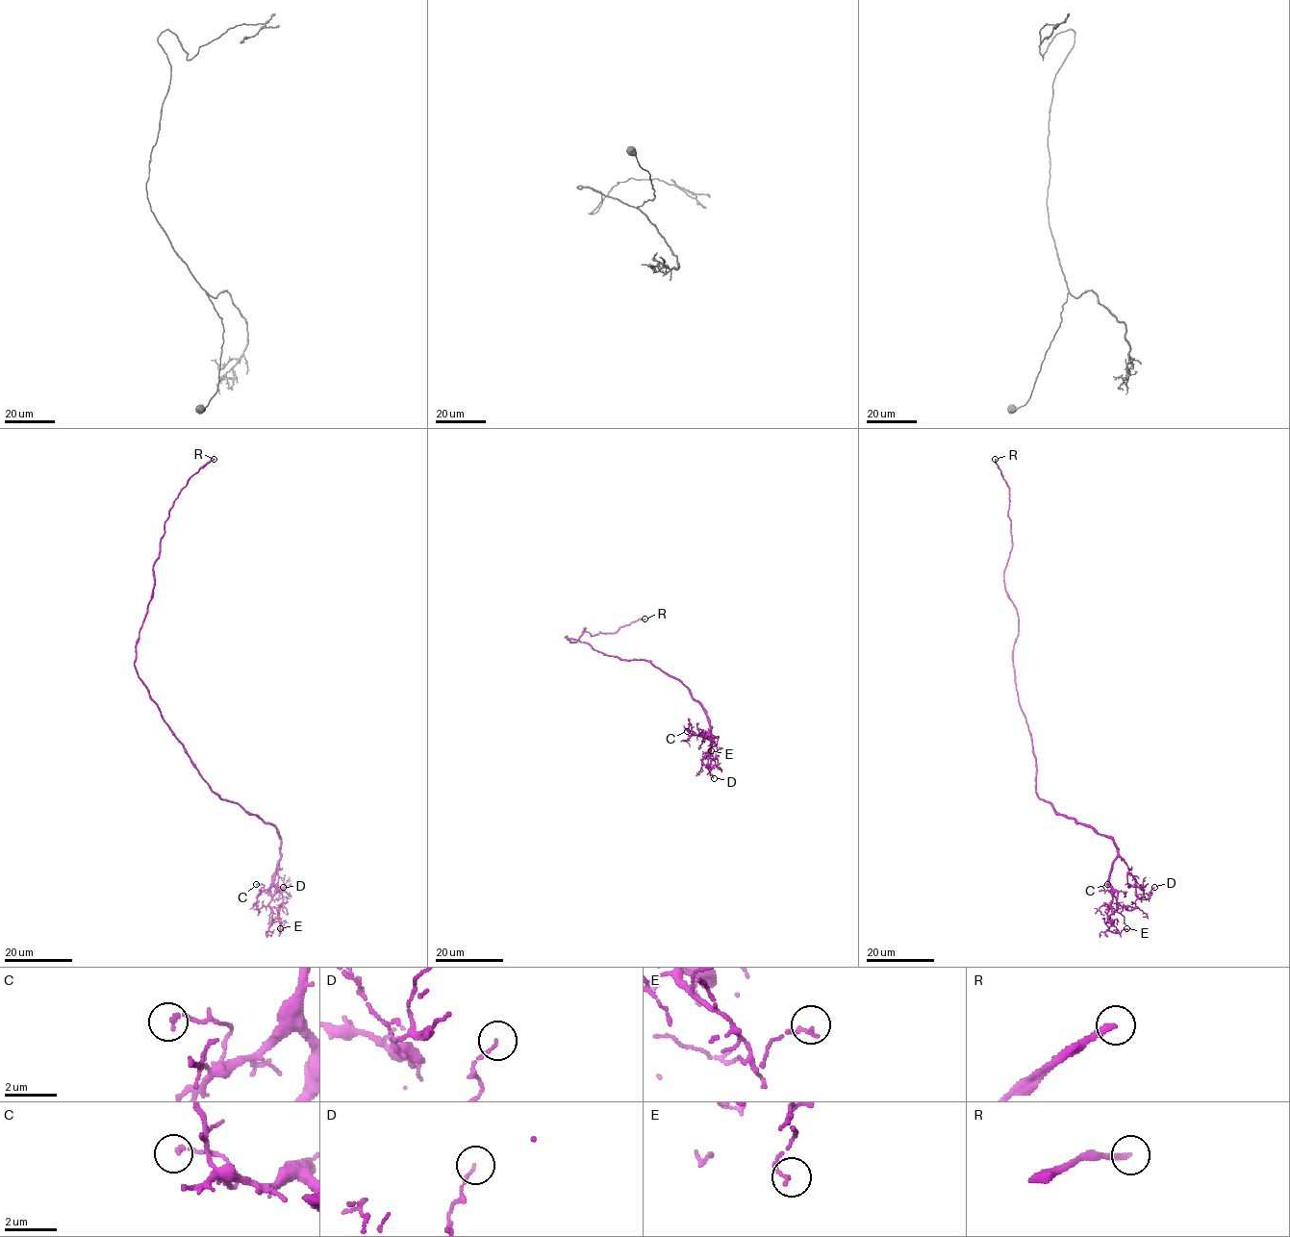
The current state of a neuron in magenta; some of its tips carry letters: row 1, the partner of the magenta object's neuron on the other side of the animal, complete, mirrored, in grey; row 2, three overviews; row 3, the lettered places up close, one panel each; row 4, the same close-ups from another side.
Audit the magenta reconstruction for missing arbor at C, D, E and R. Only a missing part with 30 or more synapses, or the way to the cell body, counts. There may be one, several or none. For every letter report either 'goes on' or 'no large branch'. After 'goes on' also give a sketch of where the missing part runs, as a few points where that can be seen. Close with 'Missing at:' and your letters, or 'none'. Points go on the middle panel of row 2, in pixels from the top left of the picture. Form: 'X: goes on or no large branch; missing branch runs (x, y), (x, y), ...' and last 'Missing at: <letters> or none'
C: no large branch
D: no large branch
E: no large branch
R: goes on; missing branch runs (644, 618), (698, 620), (709, 630), (731, 637)
Missing at: R

